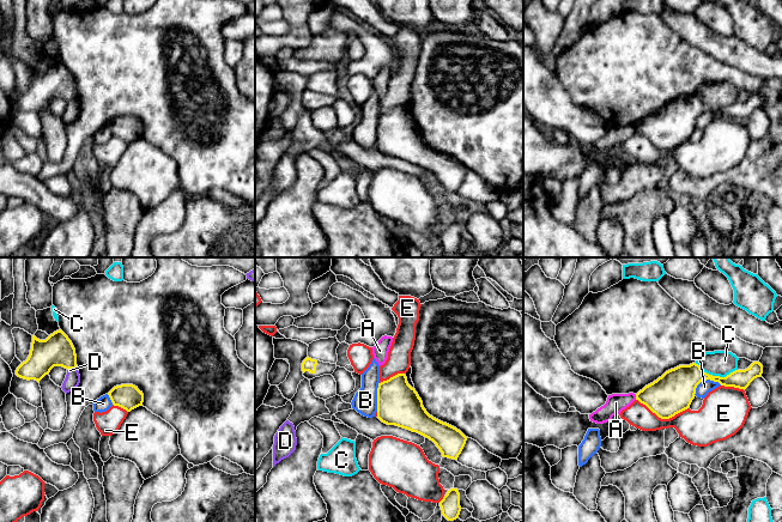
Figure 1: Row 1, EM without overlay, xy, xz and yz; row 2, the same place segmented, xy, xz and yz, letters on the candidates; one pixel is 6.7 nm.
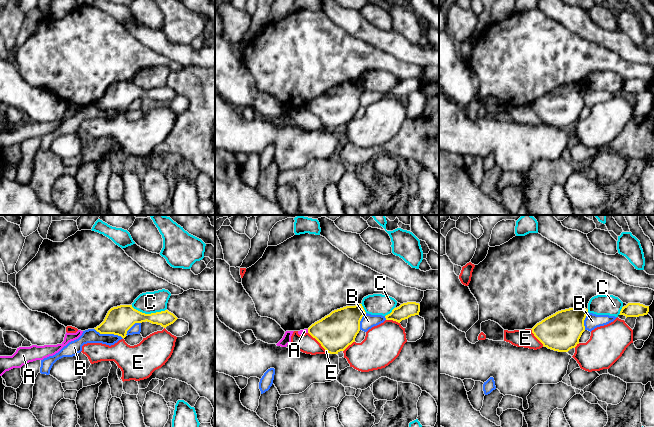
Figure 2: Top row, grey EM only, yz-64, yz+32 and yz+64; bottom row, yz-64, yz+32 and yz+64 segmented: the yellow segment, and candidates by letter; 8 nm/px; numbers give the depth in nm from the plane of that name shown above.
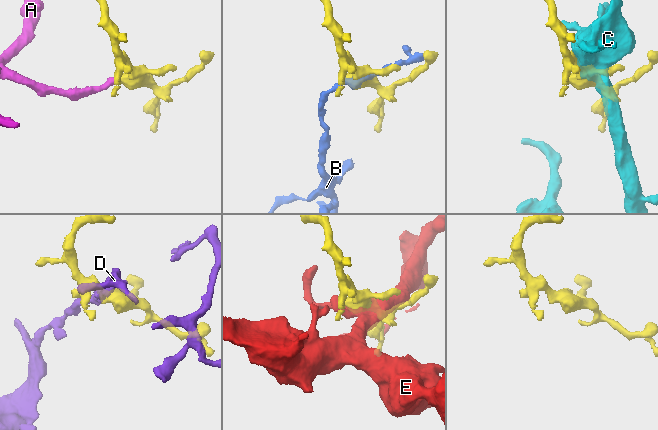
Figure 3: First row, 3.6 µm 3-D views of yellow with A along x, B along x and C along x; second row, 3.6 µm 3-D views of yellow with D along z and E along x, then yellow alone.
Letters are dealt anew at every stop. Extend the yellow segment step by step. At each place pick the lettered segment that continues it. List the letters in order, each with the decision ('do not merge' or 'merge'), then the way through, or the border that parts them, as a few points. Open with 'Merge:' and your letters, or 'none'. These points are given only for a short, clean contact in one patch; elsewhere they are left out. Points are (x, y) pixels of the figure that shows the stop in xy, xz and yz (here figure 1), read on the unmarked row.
Merge: none
A: do not merge | along yz (635, 126), (636, 131)
B: do not merge
C: do not merge
D: do not merge | along xy (76, 99), (67, 102)
E: do not merge

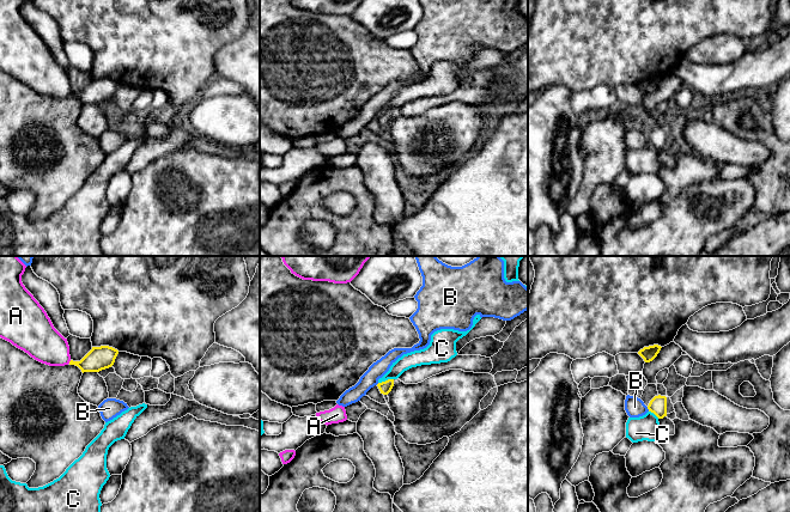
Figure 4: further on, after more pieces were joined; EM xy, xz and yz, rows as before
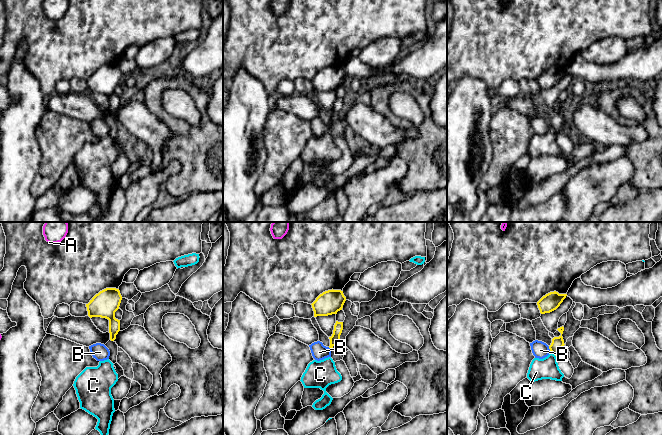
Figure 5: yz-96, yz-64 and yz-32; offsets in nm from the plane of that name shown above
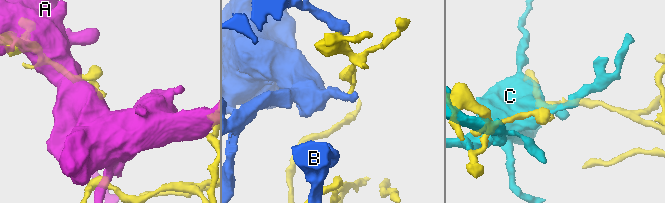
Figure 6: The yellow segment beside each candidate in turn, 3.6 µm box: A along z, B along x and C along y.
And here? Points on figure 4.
Merge: none
A: do not merge
B: do not merge
C: do not merge

